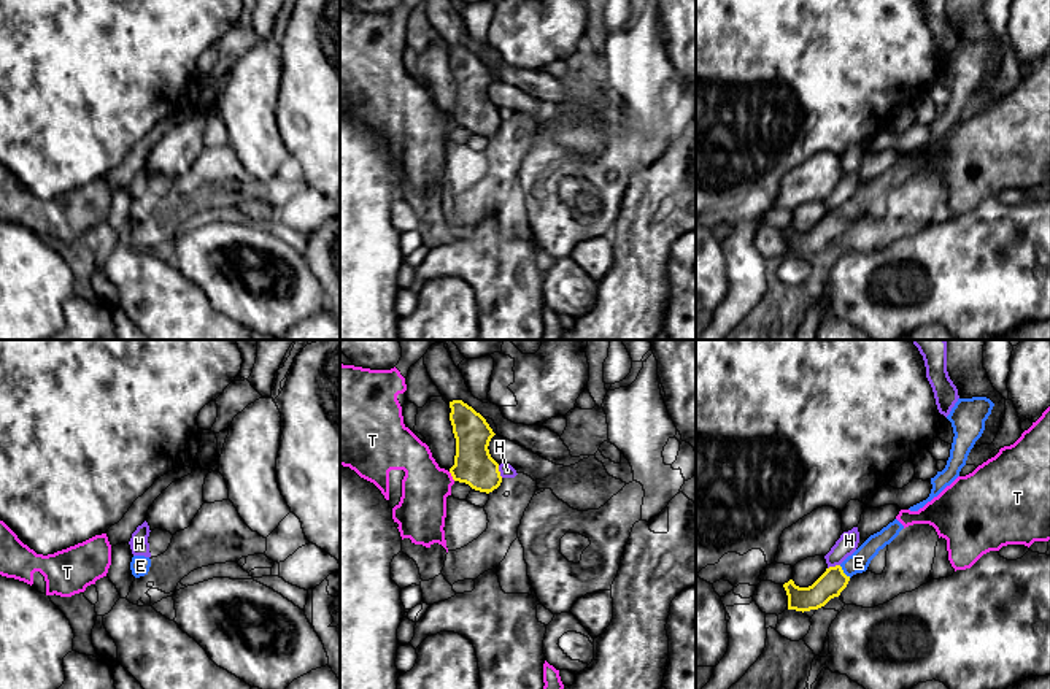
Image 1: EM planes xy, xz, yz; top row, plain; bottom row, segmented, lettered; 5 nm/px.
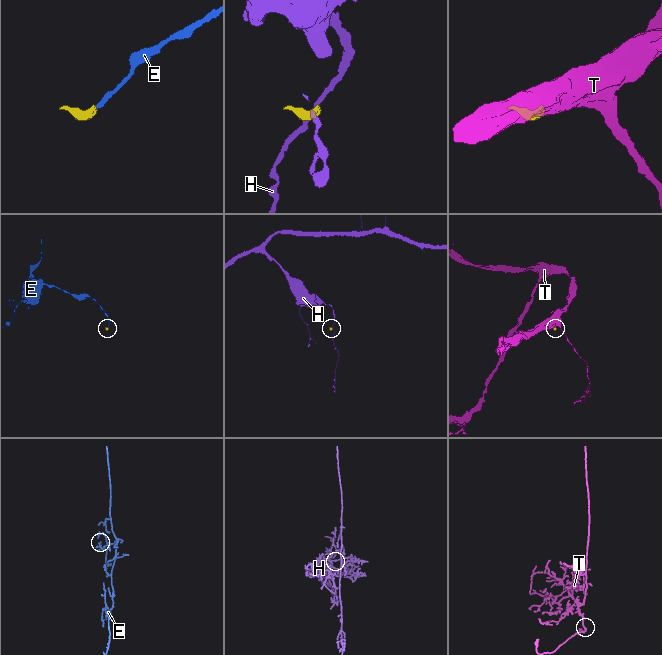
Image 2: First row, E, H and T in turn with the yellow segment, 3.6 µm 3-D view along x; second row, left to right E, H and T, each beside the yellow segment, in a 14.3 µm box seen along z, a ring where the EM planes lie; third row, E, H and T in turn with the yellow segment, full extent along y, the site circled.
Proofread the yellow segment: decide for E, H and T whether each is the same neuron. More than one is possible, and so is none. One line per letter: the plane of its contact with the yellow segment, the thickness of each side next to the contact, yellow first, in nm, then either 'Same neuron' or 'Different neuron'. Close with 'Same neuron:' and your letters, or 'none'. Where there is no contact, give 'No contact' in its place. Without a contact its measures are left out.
E: Touches yellow in yz. Thickness 140 nm (yellow) against 110 nm. Same neuron
H: Touches yellow in xz. Thickness 200 nm (yellow) against 70 nm. Different neuron
T: Touches yellow in xz. Thickness 200 nm (yellow) against 240 nm. Different neuron
Same neuron: E

